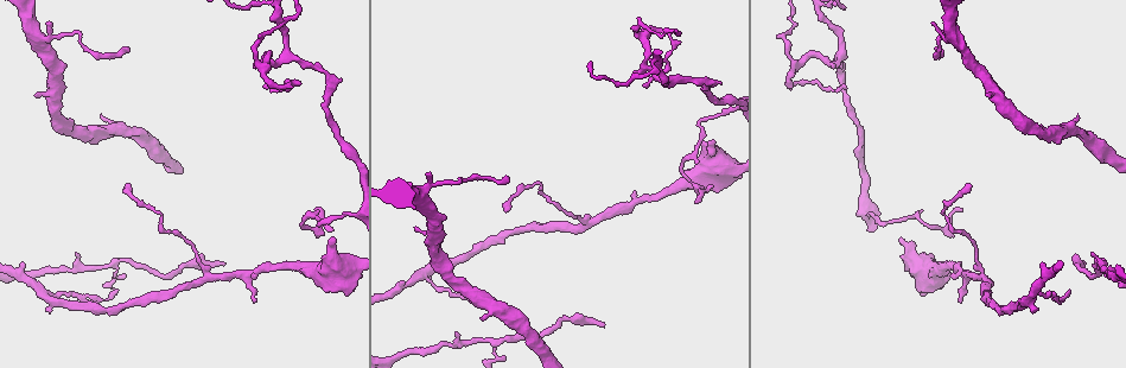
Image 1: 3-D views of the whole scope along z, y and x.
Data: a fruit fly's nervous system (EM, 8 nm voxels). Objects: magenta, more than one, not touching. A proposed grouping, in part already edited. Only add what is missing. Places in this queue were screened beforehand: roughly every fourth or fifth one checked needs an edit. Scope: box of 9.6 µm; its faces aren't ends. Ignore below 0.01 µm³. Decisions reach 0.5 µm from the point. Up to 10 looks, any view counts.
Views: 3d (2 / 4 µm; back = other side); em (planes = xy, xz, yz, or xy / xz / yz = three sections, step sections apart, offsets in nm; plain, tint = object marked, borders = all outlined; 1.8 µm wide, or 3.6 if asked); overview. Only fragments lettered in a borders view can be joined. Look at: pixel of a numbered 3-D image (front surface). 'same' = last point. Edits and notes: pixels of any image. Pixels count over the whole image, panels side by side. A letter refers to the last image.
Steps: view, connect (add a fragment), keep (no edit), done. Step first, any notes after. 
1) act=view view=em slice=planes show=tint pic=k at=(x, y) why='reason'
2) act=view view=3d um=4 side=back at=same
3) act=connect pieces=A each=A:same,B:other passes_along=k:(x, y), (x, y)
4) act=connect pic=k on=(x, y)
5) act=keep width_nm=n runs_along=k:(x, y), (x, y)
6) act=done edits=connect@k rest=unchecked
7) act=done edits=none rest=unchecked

act=view view=3d um=4 pic=1 at=(935, 25) why='an open end'

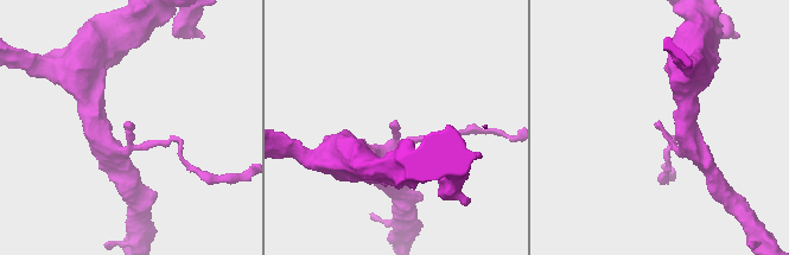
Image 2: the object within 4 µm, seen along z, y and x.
act=view view=em slice=planes show=borders pic=2 at=(390, 126)

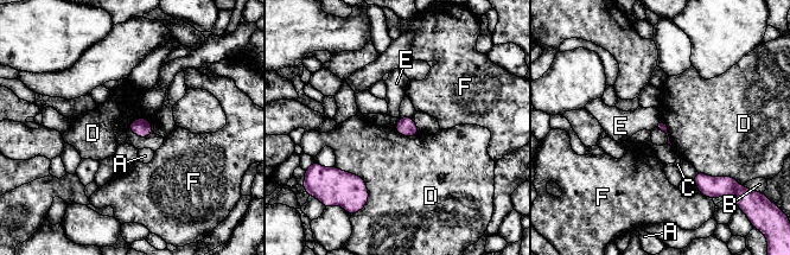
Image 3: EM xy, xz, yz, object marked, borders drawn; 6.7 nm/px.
act=keep each=A:other,B:other,C:other,D:other,E:other,F:other border=3:(335, 166), (364, 182), (365, 204) found='none of them fits'

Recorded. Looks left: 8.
act=view view=3d um=4 pic=1 at=(708, 80)

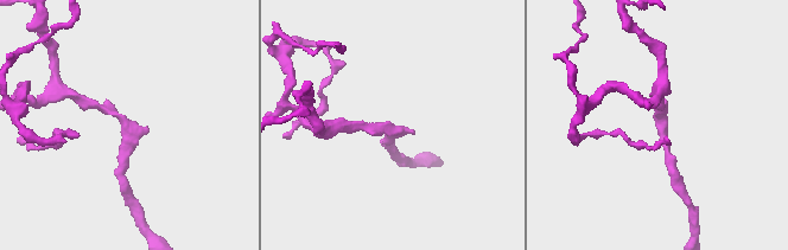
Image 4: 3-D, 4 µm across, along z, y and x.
act=view view=em slice=planes show=borders pic=4 at=(660, 125) why='need the tissue'

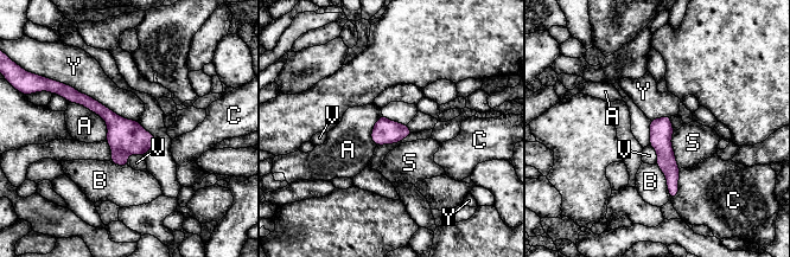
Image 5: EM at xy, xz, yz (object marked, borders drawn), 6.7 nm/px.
act=keep longest_contact=Y:600nm each=A:other,B:other,C:other,S:other,V:other,Y:other found='no lettered fragment goes on from it'

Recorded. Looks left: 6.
act=view view=em slice=planes show=borders pic=1 at=(960, 303) why='free end'

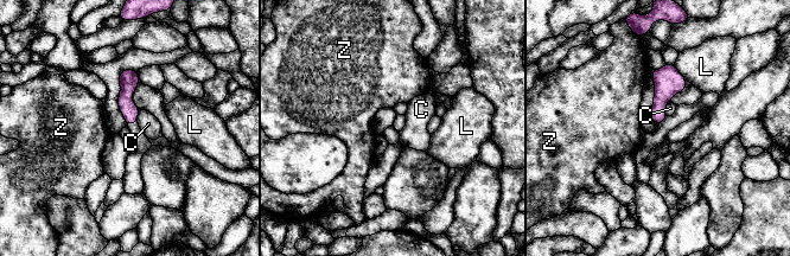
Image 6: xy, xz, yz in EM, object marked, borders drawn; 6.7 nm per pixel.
act=keep each=C:other,L:other,Z:other border=6:(669, 100), (666, 106), (666, 115) found='none of them fits'

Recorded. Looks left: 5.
act=view view=3d um=4 pic=1 at=(117, 263) why='side arm on a straight run'

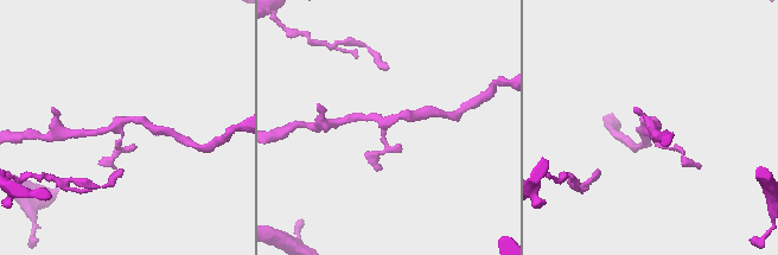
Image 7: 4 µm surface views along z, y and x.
act=view view=em slice=planes show=borders pic=7 at=(652, 117) why='now the EM'

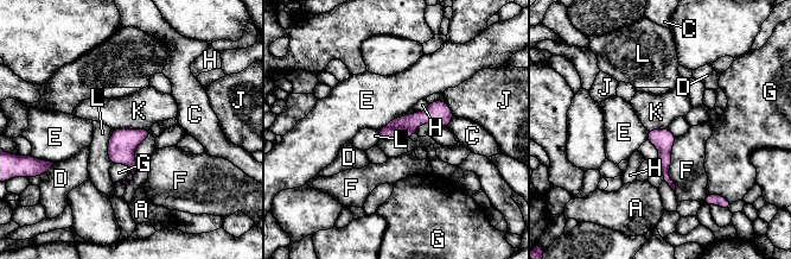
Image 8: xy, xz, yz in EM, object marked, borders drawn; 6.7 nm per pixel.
act=keep width_nm=140 each=A:other,C:other,D:other,E:other,F:other,G:other,H:other,J:other,K:other,L:other border=8:(148, 128), (114, 130) found='no lettered fragment goes on from it'

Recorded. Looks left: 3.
act=done edits=none rest=unchecked

